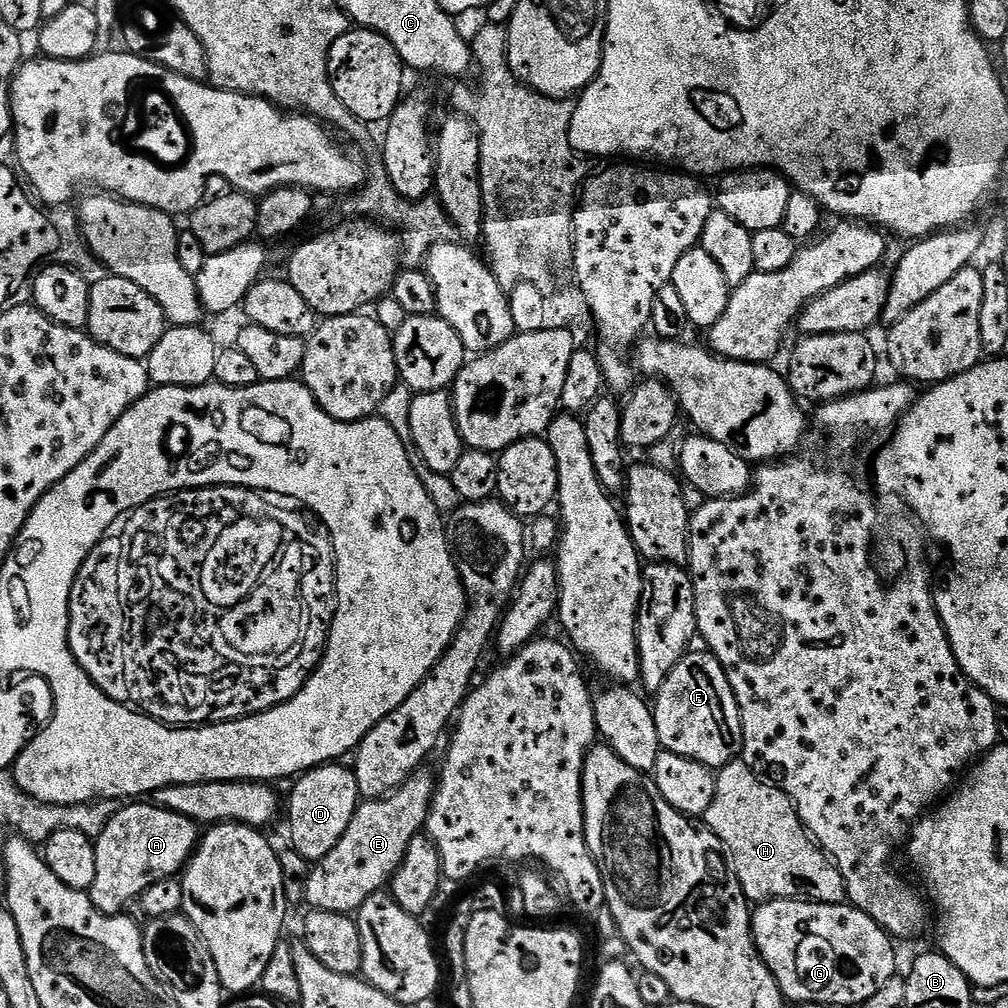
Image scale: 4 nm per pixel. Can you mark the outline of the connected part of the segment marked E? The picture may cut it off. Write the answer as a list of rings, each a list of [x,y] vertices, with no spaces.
[[[425,770],[413,772],[406,783],[399,784],[379,800],[364,800],[356,808],[346,834],[326,854],[326,858],[311,865],[306,882],[304,904],[317,912],[355,913],[375,892],[391,881],[404,860],[406,850],[415,836],[425,831],[437,777]]]

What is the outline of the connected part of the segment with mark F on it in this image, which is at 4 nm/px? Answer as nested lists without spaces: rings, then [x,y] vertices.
[[[692,650],[682,657],[655,692],[651,709],[663,751],[682,754],[682,758],[702,762],[713,770],[725,768],[741,755],[744,735],[740,707],[722,666],[711,652]]]

